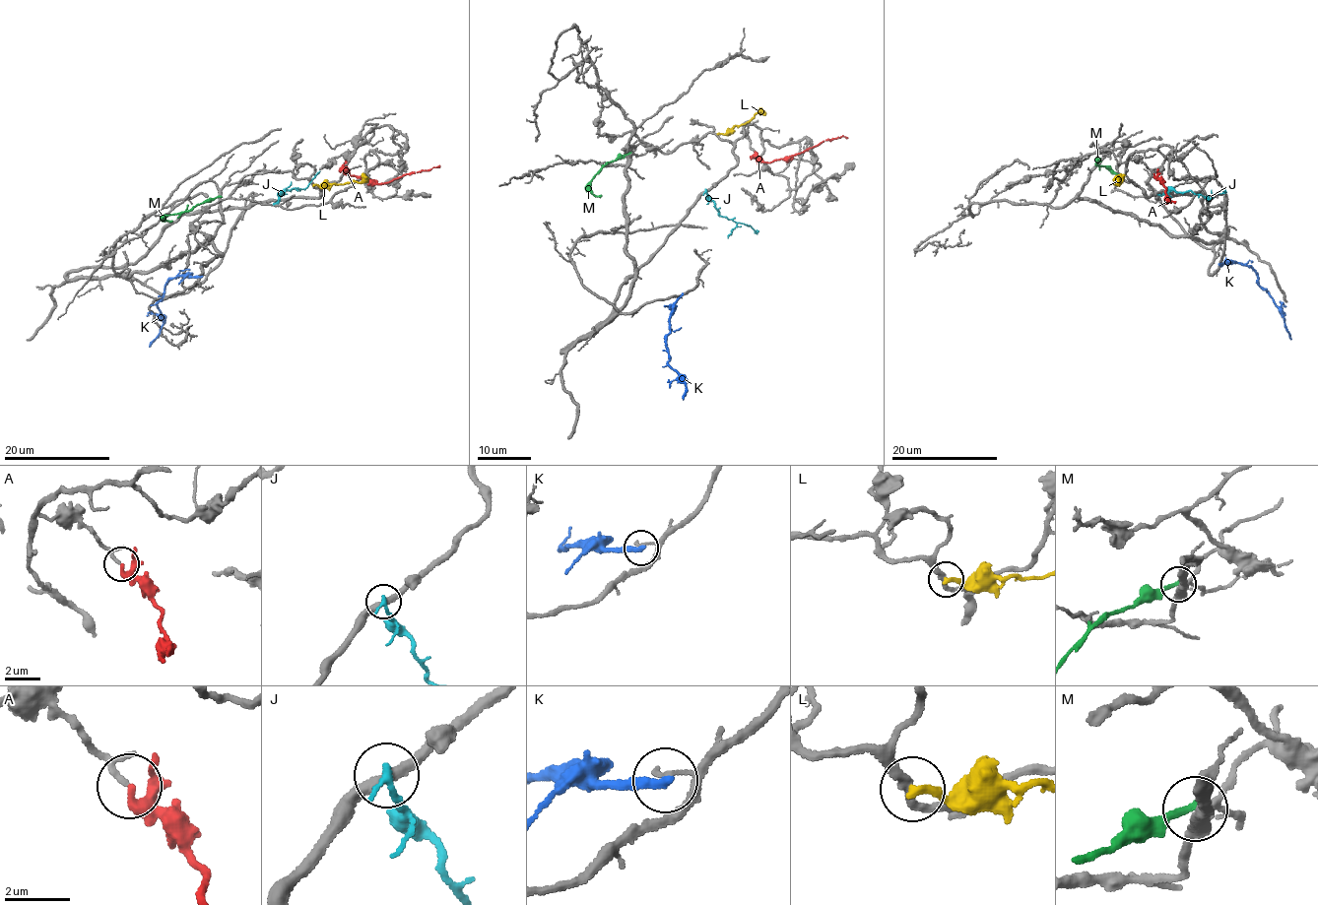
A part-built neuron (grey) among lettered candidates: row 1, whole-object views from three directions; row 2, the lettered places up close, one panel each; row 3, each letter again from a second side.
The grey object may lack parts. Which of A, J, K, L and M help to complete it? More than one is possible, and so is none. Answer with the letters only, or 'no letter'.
A

